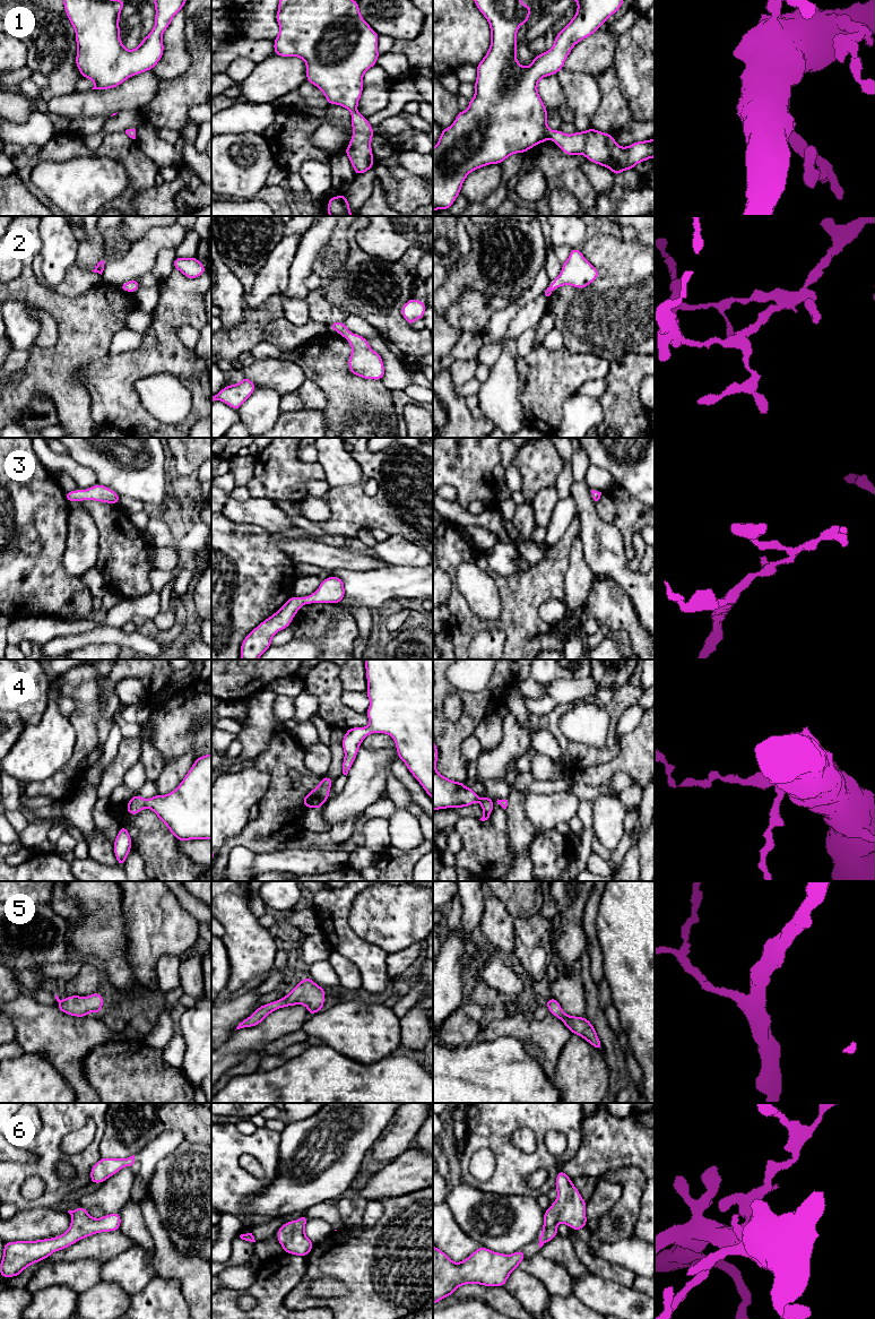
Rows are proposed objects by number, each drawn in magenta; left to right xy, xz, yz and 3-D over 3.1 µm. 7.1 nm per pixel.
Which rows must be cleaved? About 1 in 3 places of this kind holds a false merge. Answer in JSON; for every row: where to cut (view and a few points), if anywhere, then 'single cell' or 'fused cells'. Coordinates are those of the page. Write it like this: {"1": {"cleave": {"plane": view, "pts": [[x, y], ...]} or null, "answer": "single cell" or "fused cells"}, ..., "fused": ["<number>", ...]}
{"1": {"cleave": null, "answer": "single cell"}, "2": {"cleave": null, "answer": "single cell"}, "3": {"cleave": null, "answer": "single cell"}, "4": {"cleave": null, "answer": "single cell"}, "5": {"cleave": null, "answer": "single cell"}, "6": {"cleave": null, "answer": "single cell"}, "fused": []}

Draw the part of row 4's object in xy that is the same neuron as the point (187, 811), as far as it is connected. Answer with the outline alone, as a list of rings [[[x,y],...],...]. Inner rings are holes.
[[[211,753],[197,758],[171,793],[149,800],[135,794],[127,803],[130,816],[146,808],[156,813],[176,840],[211,839]]]

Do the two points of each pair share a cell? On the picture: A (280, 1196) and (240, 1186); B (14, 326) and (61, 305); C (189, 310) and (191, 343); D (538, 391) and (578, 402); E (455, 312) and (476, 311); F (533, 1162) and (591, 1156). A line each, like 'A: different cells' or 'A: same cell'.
A: different cells
B: different cells
C: different cells
D: different cells
E: same cell
F: different cells

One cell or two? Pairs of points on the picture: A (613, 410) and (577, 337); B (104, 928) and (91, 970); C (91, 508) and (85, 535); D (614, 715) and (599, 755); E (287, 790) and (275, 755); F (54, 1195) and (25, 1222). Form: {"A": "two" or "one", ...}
{"A": "two", "B": "two", "C": "two", "D": "one", "E": "one", "F": "two"}

